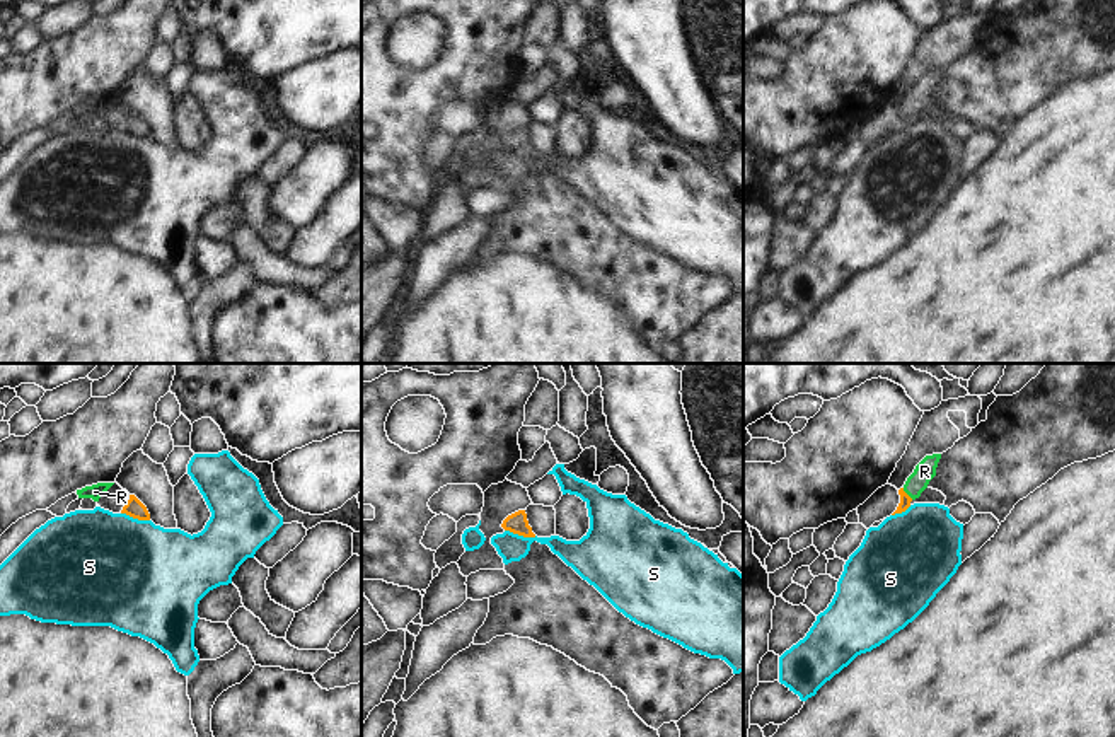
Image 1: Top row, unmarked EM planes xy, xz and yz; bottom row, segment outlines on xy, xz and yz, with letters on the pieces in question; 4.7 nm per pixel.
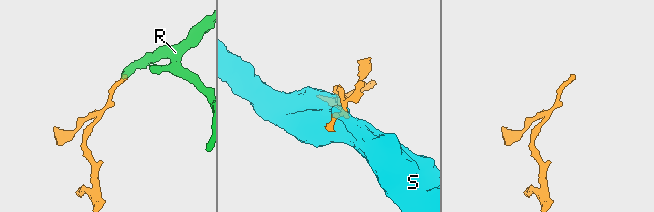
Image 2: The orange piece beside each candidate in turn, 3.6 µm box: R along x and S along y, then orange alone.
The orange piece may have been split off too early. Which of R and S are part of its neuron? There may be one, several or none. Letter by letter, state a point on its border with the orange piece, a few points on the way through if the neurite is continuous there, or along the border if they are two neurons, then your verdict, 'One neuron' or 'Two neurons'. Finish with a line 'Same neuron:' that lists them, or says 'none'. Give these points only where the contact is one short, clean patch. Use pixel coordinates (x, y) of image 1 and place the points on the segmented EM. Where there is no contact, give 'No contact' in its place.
R: Touches orange at yz (906, 493). Path across: yz (906, 500), (906, 493), (924, 471). One neuron
S: Touches orange at xz (520, 534). Two neurons
Same neuron: R.

